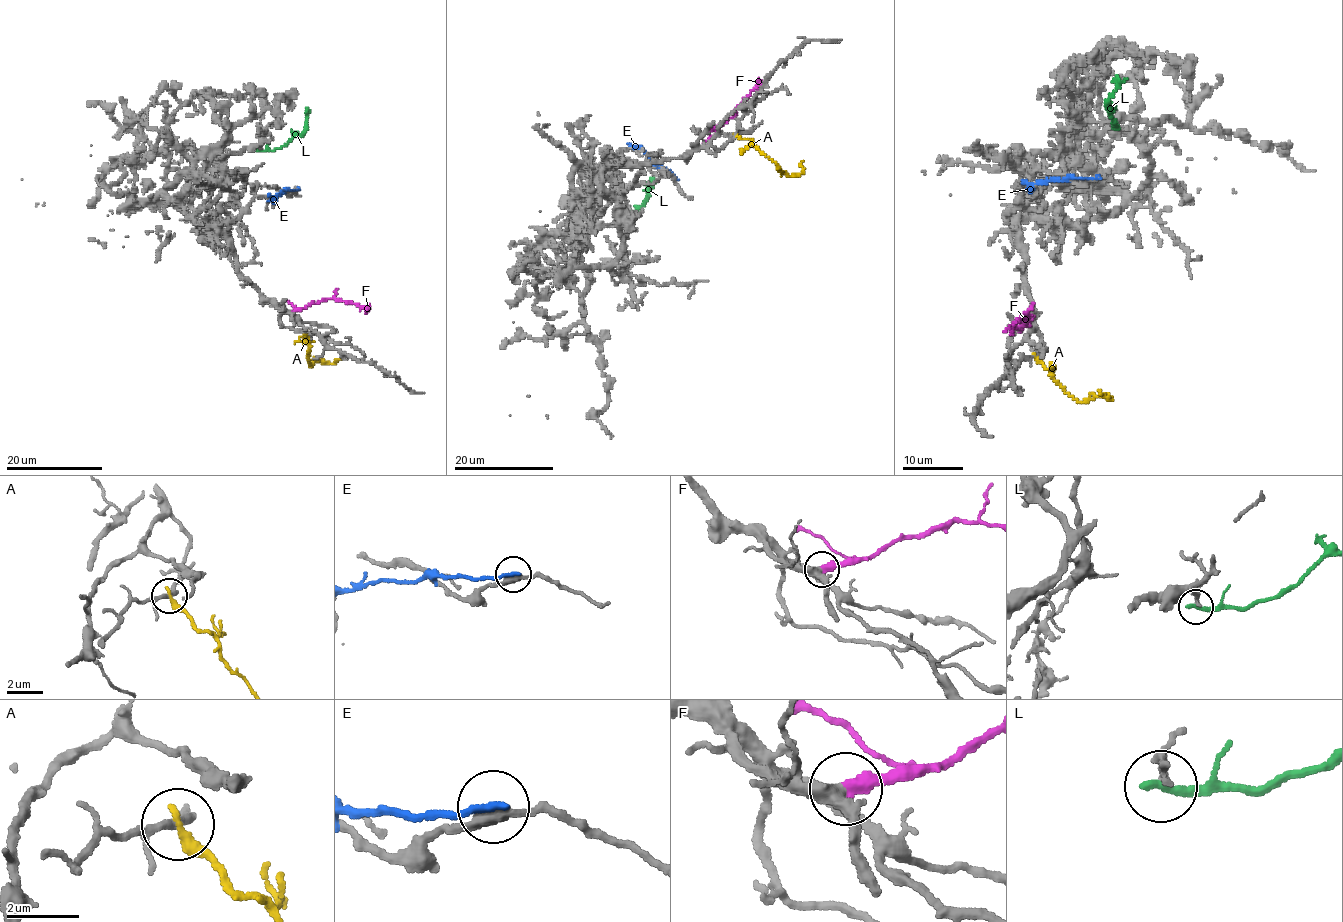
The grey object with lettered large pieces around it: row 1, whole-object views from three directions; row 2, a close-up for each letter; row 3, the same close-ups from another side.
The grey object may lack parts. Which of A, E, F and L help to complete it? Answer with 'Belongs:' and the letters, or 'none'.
Belongs: F

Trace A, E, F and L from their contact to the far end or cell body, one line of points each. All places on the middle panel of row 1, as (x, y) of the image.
A: (736, 134), (750, 141), (788, 175), (801, 173), (802, 161)
E: (675, 177), (669, 170), (655, 165), (643, 151), (628, 144)
F: (708, 132), (732, 118), (735, 108), (759, 78)
L: (632, 210), (637, 210), (646, 200), (653, 179), (648, 191)

